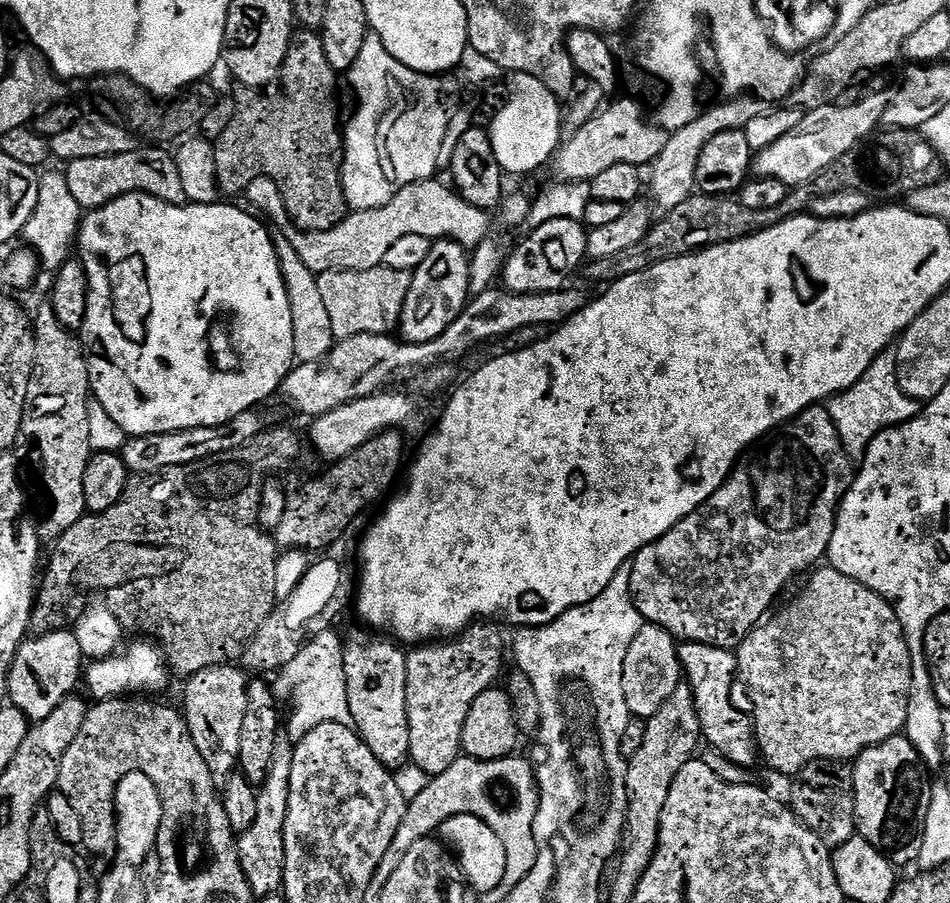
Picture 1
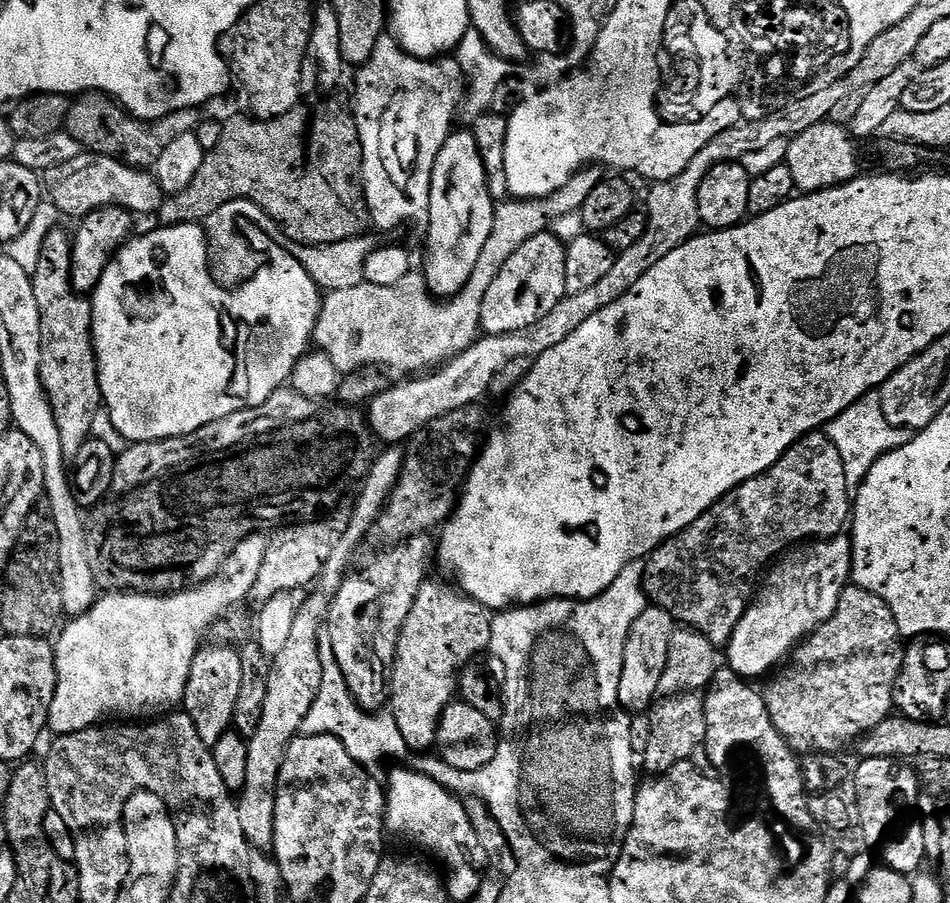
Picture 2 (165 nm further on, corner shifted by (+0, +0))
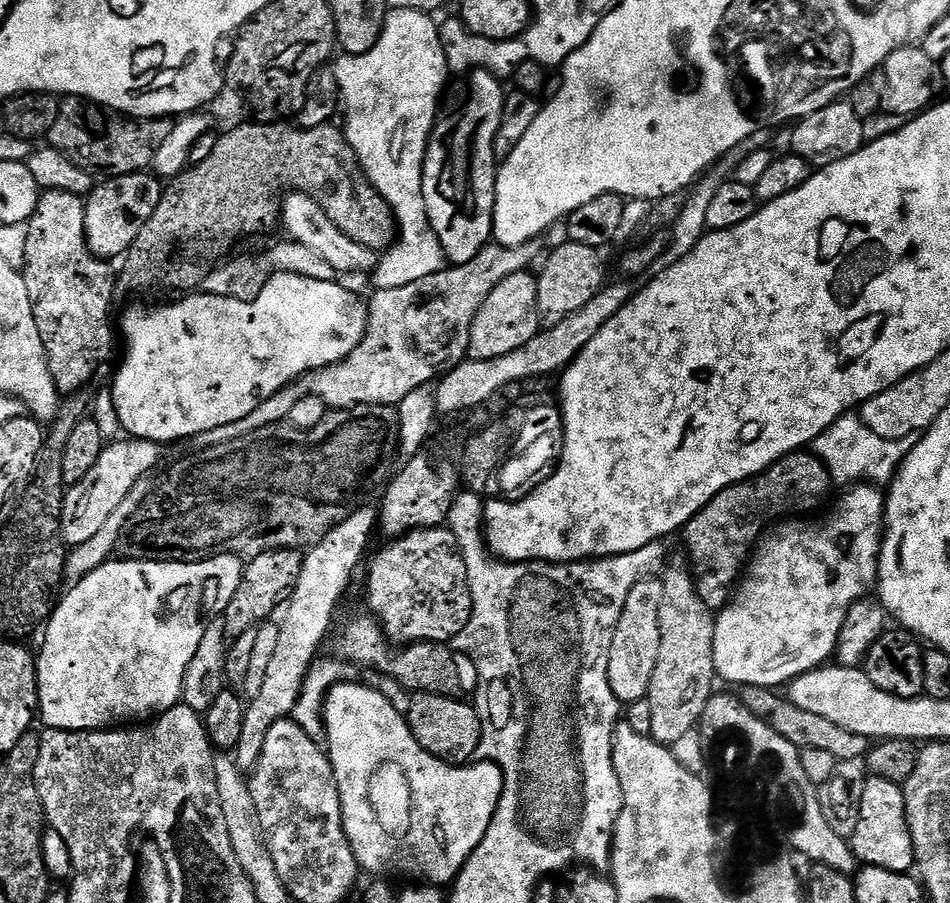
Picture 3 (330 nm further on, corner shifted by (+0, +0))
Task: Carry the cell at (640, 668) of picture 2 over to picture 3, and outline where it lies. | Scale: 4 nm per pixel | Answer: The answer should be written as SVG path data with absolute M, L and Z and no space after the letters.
M649 578L638 582L626 598L622 618L614 630L610 646L610 690L619 698L621 705L629 706L645 699L651 686L654 668L658 662L660 645L660 619L658 610L662 610L663 579Z

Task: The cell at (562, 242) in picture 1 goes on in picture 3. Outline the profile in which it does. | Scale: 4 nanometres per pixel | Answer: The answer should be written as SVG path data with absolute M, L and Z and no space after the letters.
M531 271L519 272L502 278L502 282L490 290L490 298L482 302L482 310L478 310L474 326L470 326L468 356L471 359L493 360L502 358L502 354L514 354L514 350L526 346L526 342L542 331L536 282L537 277Z

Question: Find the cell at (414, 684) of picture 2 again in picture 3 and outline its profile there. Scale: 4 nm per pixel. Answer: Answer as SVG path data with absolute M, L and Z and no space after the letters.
M447 526L417 528L397 539L389 552L376 556L368 568L368 604L371 615L380 621L388 639L397 646L415 646L425 642L452 642L472 617L472 595L468 585L468 571L460 540Z

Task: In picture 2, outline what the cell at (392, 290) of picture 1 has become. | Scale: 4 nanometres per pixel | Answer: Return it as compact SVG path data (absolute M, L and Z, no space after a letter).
M586 166L579 170L560 187L542 199L527 202L509 198L496 204L496 221L490 238L486 238L486 246L482 246L482 255L478 258L478 266L474 266L474 274L470 274L470 282L459 294L451 298L437 298L428 291L428 283L424 281L423 271L411 270L404 278L392 286L378 286L367 282L358 286L350 286L346 290L334 290L323 297L320 305L320 317L316 323L314 344L330 358L341 374L356 374L367 364L376 368L389 368L392 372L408 372L404 374L424 374L437 366L443 365L452 357L465 352L471 344L476 343L481 335L480 315L482 314L482 298L486 298L486 290L490 290L490 282L498 278L498 270L506 266L506 258L522 246L522 242L530 242L532 236L545 231L550 222L558 220L565 214L578 212L587 195L604 179L603 171L596 166Z

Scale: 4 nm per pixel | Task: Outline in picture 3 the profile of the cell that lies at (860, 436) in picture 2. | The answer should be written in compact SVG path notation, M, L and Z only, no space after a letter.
M845 414L838 417L819 438L812 441L810 448L831 474L833 485L855 486L866 483L873 486L888 486L900 471L910 450L914 450L916 442L916 436L897 440L878 438L878 434L874 434L859 415Z

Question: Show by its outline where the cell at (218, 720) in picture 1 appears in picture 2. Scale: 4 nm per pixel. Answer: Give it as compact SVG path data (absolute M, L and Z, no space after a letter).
M213 643L212 648L208 647L201 647L190 666L182 708L194 726L198 726L198 738L211 746L233 727L234 705L238 702L238 689L242 687L242 662L235 647L218 643Z

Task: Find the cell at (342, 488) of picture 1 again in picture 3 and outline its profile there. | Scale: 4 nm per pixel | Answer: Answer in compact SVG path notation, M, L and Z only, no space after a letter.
M279 548L276 552L261 552L245 563L244 577L238 586L238 594L226 606L223 614L224 633L229 642L242 638L246 630L265 623L281 606L287 605L292 592L298 586L298 574L302 574L304 556L294 548Z

